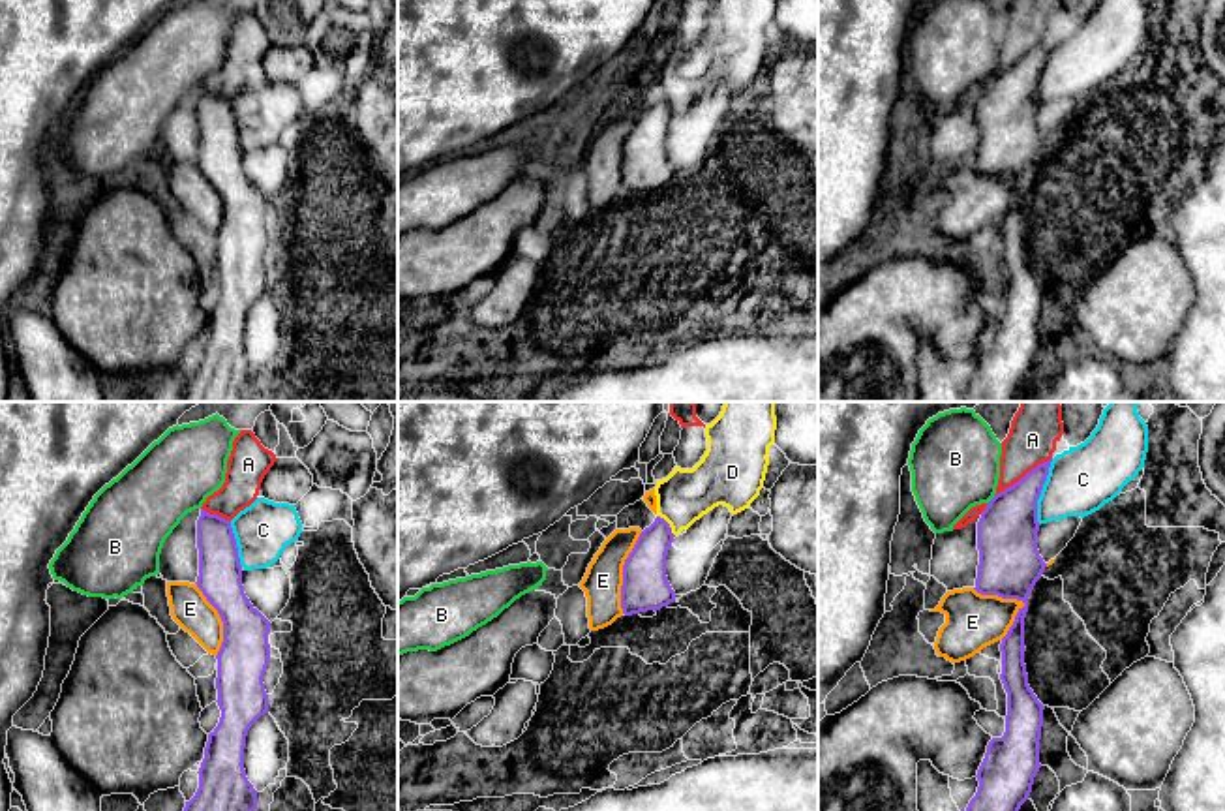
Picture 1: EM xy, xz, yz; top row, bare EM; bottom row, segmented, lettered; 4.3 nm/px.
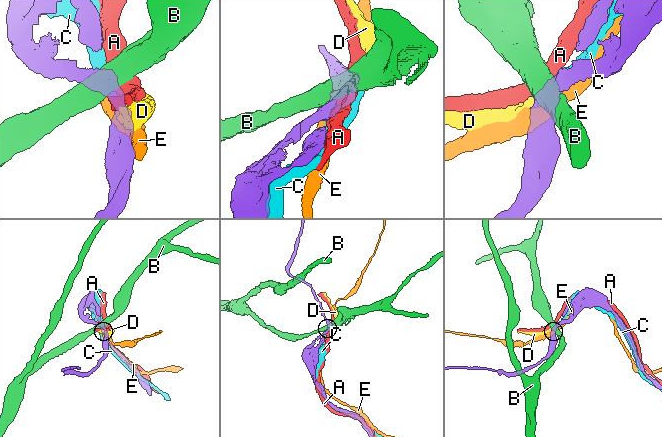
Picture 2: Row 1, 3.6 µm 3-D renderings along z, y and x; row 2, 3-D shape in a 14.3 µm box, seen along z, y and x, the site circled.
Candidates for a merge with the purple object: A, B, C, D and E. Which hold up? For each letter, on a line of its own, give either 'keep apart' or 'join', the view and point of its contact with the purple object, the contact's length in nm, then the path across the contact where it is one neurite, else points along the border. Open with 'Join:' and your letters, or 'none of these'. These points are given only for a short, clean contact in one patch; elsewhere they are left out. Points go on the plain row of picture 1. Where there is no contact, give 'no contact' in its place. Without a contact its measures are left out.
Join: none of these
A: keep apart | yz (1025, 55) | 300 nm
B: keep apart | yz (991, 79) | 50 nm | along yz (995, 76), (987, 83)
C: keep apart | yz (1040, 72) | 300 nm
D: keep apart | xz (668, 104) | 120 nm | along xz (657, 94), (674, 113)
E: keep apart | yz (1015, 177) | 260 nm

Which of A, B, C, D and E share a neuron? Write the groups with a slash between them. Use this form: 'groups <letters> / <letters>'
groups A / B / C D / E

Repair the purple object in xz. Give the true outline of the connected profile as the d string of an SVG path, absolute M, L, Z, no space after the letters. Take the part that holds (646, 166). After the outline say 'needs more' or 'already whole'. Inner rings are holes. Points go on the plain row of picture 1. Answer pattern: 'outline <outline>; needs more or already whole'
outline M660 96L640 113L623 145L621 188L625 195L657 191L675 180L666 156L666 135L672 122L672 107Z; already whole

